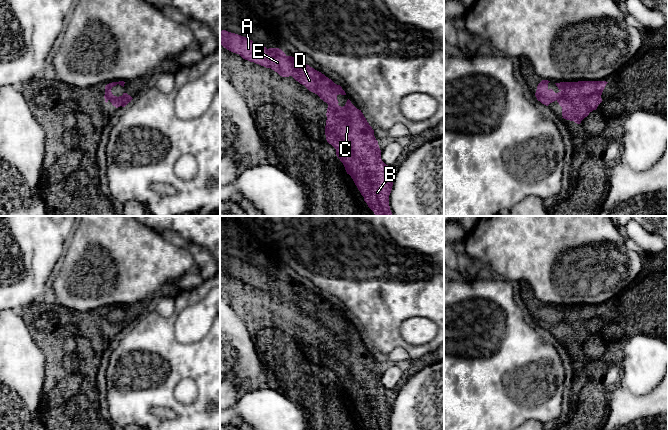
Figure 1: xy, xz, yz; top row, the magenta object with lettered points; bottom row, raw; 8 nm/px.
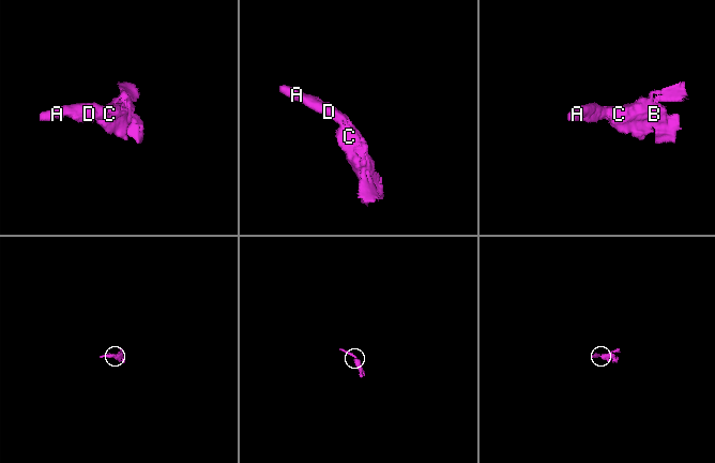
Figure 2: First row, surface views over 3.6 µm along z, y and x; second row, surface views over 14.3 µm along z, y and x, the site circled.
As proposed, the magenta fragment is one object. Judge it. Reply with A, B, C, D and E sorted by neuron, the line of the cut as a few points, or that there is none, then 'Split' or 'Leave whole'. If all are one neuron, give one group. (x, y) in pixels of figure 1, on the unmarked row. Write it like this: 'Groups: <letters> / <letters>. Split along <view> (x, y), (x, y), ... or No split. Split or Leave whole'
Groups: A B C D E. No split. Leave whole

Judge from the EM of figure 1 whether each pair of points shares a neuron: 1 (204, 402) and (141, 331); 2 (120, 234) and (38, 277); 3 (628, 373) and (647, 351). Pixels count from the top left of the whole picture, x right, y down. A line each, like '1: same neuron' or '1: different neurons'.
1: same neuron
2: different neurons
3: same neuron

